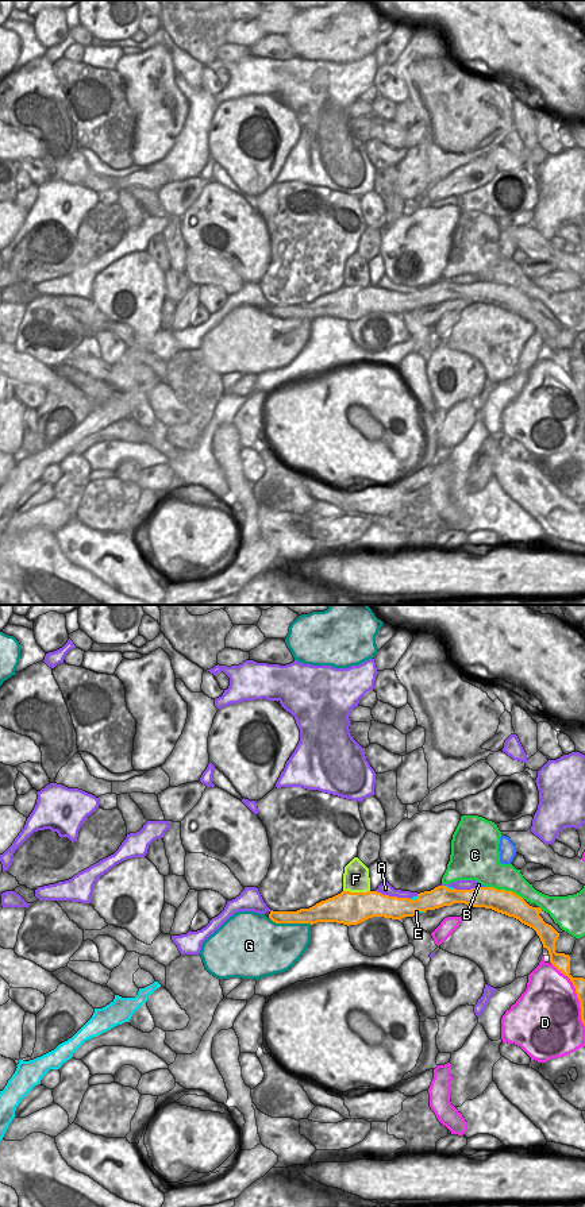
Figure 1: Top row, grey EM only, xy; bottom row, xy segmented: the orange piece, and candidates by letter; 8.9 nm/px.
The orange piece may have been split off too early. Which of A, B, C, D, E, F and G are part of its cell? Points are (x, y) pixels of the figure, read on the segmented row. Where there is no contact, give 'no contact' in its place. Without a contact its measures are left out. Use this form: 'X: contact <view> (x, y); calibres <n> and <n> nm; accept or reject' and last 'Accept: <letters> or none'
A: contact xy (393, 897); calibres 240 and 110 nm; reject
B: contact xy (481, 887); calibres 200 and 20 nm; reject
C: contact xy (504, 890); calibres 220 and 280 nm; reject
D: contact xy (576, 993); calibres 110 and 500 nm; reject
E: contact xy (419, 910); calibres 200 and 20 nm; reject
F: contact xy (357, 893); calibres 300 and 240 nm; reject
G: contact xy (291, 922); calibres 150 and 420 nm; reject
Accept: none

